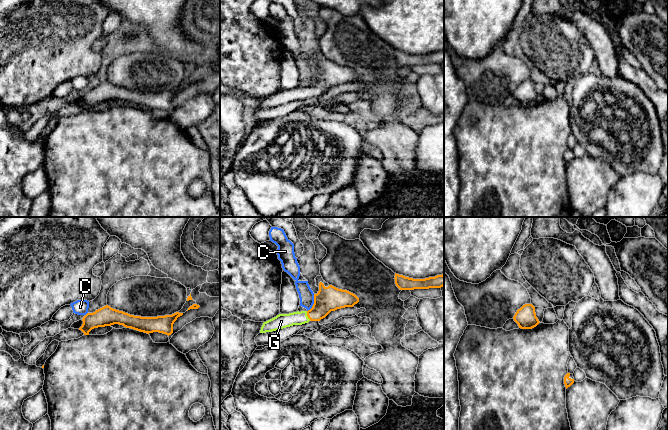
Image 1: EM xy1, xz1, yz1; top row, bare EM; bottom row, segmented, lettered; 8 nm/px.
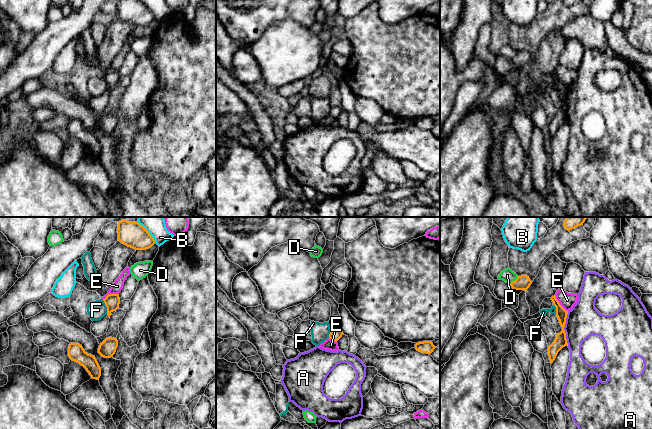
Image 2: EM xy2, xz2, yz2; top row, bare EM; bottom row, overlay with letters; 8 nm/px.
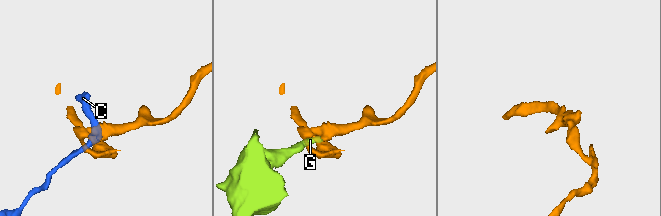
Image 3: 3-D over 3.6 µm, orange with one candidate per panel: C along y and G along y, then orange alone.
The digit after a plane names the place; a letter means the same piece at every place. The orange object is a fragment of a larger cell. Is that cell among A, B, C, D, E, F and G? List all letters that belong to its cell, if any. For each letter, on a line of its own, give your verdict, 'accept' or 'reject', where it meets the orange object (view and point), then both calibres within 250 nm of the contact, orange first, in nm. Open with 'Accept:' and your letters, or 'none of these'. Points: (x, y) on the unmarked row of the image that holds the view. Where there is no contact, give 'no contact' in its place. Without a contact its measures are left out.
Accept: G
A: reject; meets orange in yz2 at (563, 104); 100 nm thick on the orange side, 280 nm on the other
B: reject; meets orange in xy2 at (149, 9); 190 nm thick on the orange side, 140 nm on the other
C: reject; meets orange in xz1 at (314, 79); 200 nm thick on the orange side, 120 nm on the other
D: reject; meets orange in yz2 at (513, 57); 120 nm thick on the orange side, 110 nm on the other
E: reject; meets orange in yz2 at (559, 79); 90 nm thick on the orange side, 130 nm on the other
F: reject; meets orange in xy2 at (106, 82); 120 nm thick on the orange side, 150 nm on the other
G: accept; meets orange in xz1 at (307, 91); 200 nm thick on the orange side, 120 nm on the other

